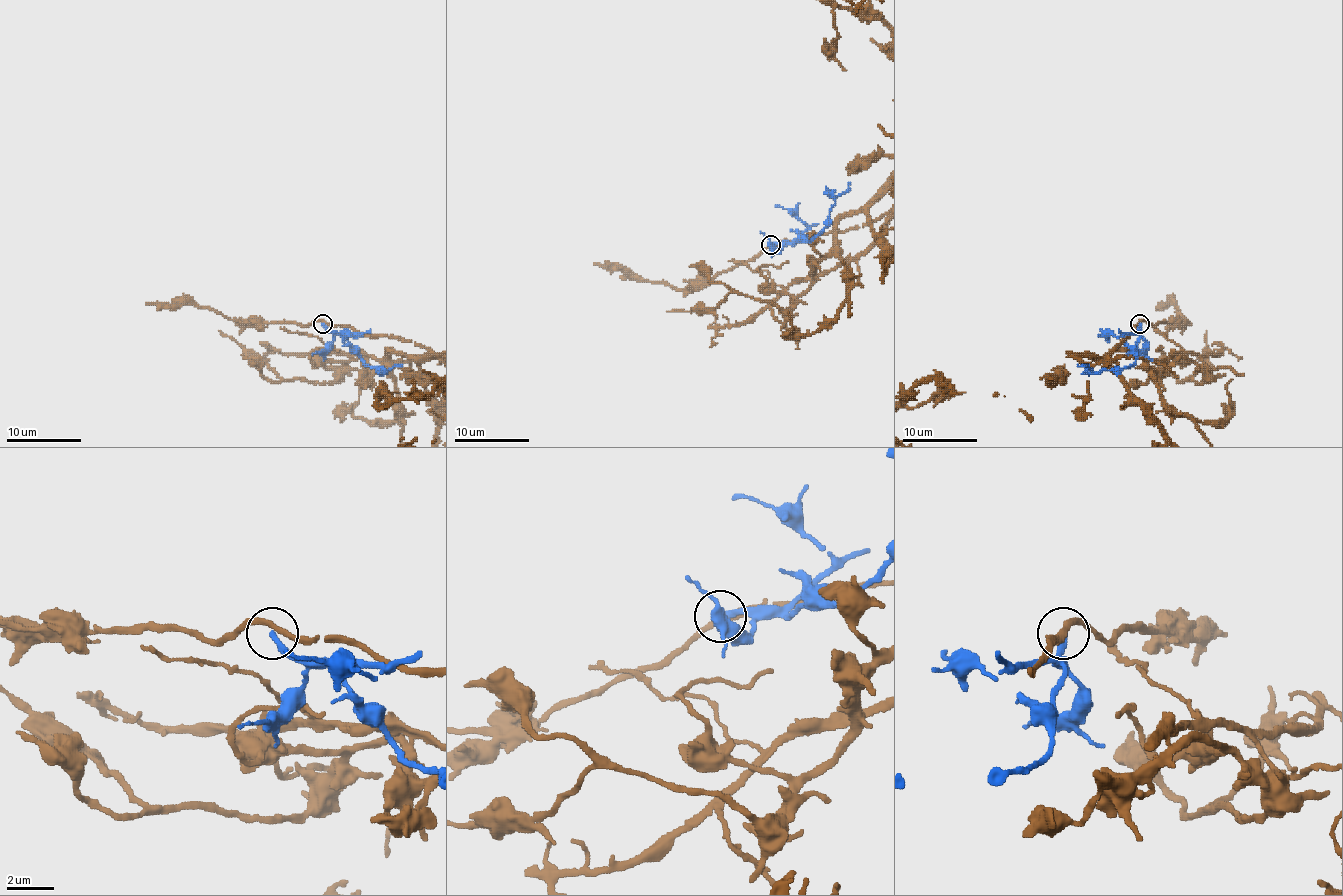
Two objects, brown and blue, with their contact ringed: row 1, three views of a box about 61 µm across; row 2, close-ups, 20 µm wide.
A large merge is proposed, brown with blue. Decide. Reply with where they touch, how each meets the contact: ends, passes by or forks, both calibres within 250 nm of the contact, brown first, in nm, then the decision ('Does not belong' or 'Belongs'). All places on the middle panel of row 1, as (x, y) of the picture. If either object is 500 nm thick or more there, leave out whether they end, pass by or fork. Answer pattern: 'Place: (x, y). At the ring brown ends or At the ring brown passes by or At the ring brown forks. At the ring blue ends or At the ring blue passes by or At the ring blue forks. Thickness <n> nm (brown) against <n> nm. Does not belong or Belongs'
Place: (771, 244). At the ring brown passes by. At the ring blue ends. Thickness 240 nm (brown) against 280 nm. Does not belong

